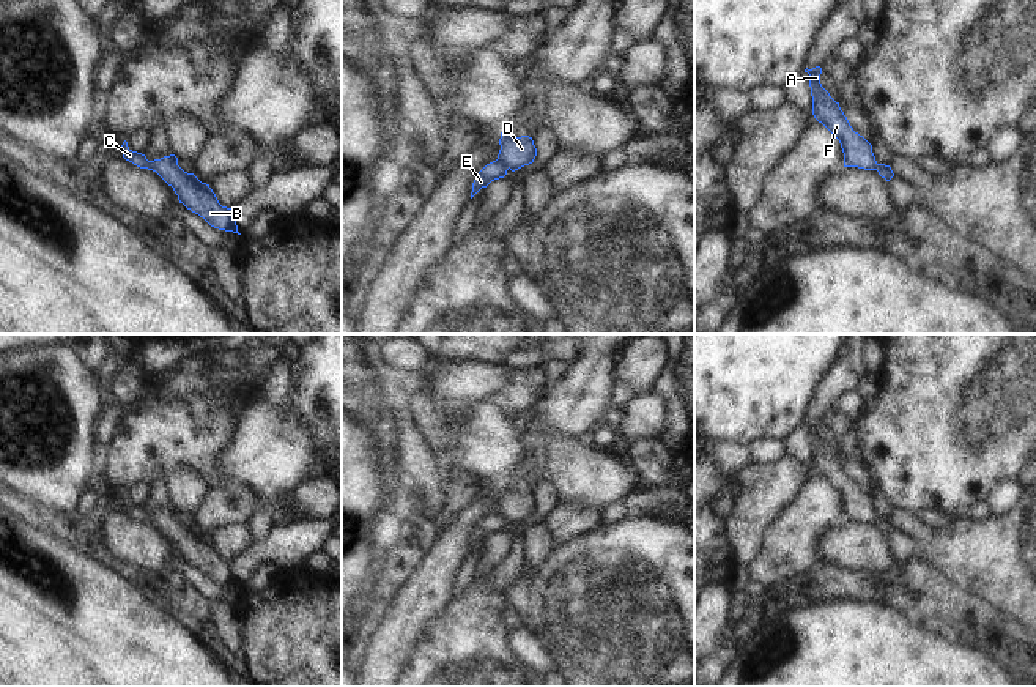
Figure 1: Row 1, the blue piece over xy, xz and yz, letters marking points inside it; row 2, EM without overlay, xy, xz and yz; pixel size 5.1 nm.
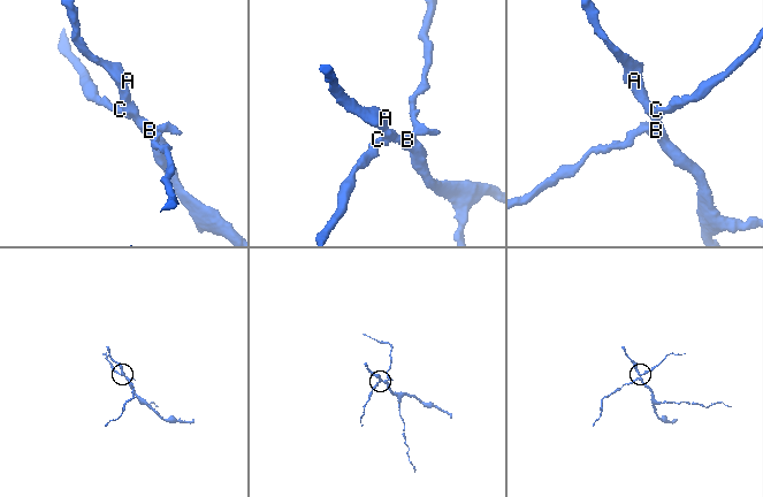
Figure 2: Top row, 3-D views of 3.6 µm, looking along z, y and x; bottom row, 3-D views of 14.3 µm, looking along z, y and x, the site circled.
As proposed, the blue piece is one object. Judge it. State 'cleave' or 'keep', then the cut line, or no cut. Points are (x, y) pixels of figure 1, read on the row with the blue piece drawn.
cleave; cut xz (498, 158), (509, 167)

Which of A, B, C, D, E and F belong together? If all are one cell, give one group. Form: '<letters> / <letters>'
A B D F / C E

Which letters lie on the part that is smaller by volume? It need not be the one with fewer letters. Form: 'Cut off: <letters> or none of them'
Cut off: C, E

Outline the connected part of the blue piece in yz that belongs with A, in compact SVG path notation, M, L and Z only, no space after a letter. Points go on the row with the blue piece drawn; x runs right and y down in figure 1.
M806 68L805 72L809 74L812 115L839 140L844 153L844 167L877 170L872 145L863 136L853 131L847 117L841 110L839 102L836 102L822 87L822 68Z

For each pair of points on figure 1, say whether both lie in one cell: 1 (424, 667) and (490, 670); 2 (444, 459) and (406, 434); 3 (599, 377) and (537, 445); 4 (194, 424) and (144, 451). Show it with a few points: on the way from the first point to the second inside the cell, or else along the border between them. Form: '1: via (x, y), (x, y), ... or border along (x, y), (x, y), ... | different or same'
1: via (440, 670), (474, 670) | same
2: border along (427, 443), (436, 471), (443, 479) | different
3: via (580, 396), (543, 426) | same
4: via (181, 427), (156, 438) | same

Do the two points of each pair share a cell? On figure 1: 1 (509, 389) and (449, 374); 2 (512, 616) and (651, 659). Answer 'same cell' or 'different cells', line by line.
1: same cell
2: different cells

